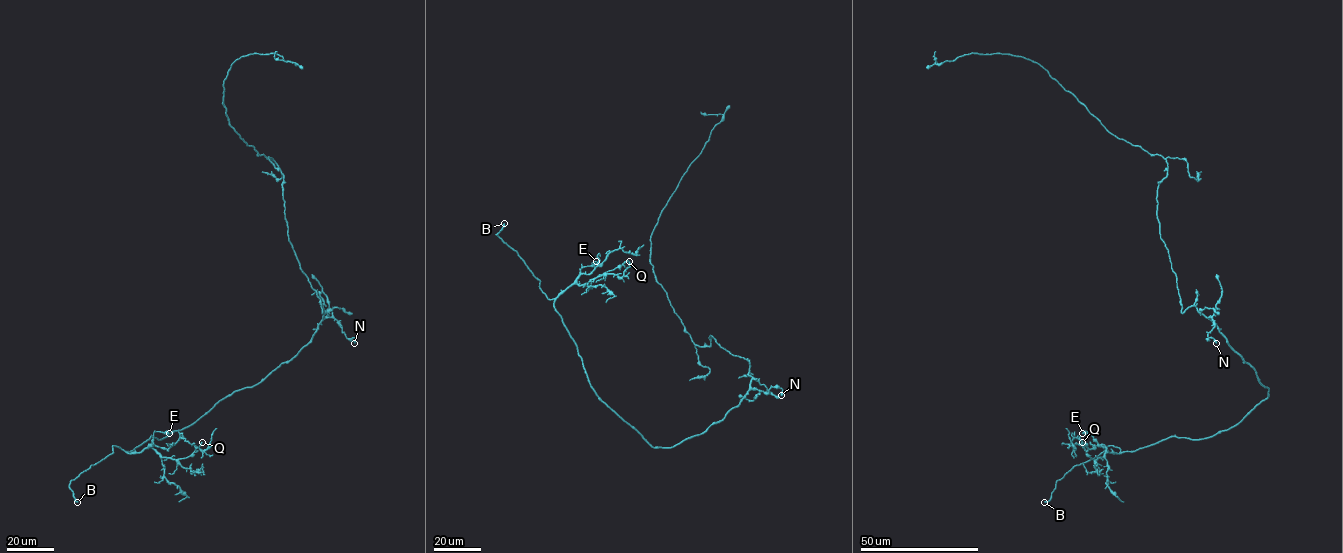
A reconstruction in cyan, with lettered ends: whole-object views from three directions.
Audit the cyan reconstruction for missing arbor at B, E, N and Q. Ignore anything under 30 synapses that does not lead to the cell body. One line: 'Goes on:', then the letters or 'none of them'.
Goes on: none of them

